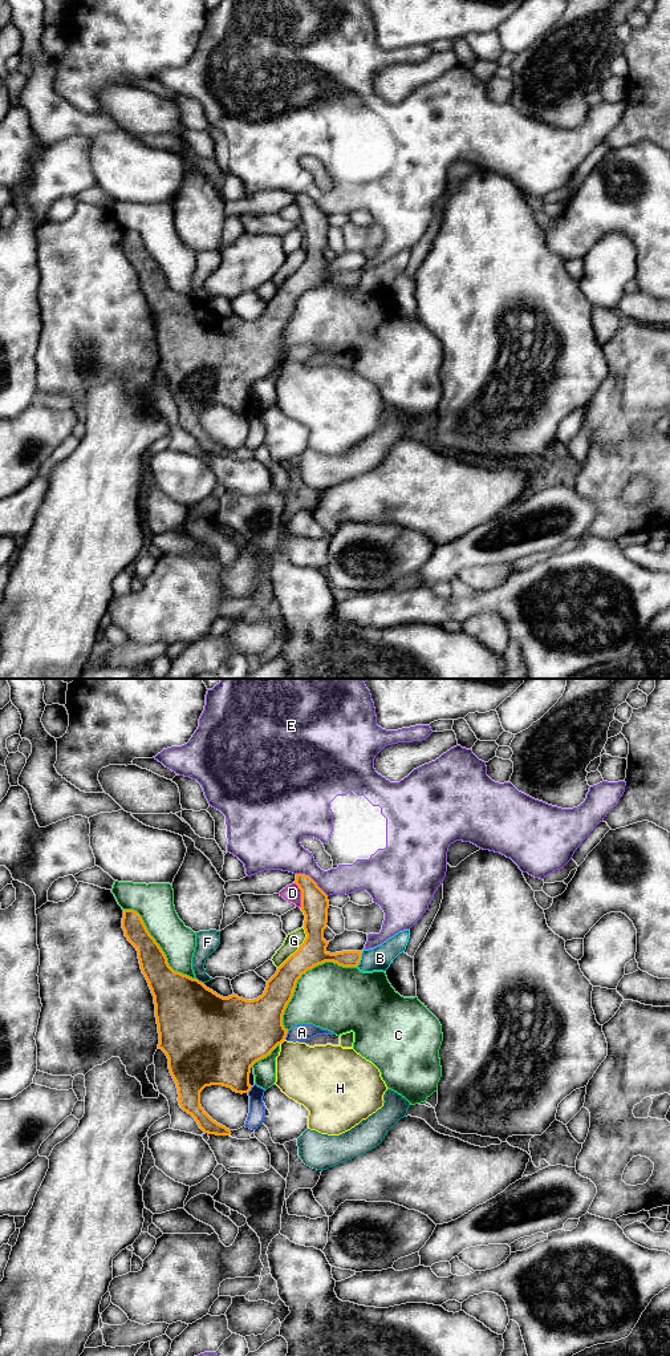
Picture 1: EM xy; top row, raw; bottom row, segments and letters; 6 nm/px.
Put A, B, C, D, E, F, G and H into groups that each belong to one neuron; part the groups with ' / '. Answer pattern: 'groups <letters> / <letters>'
groups A B / C / D / E / F / G / H

